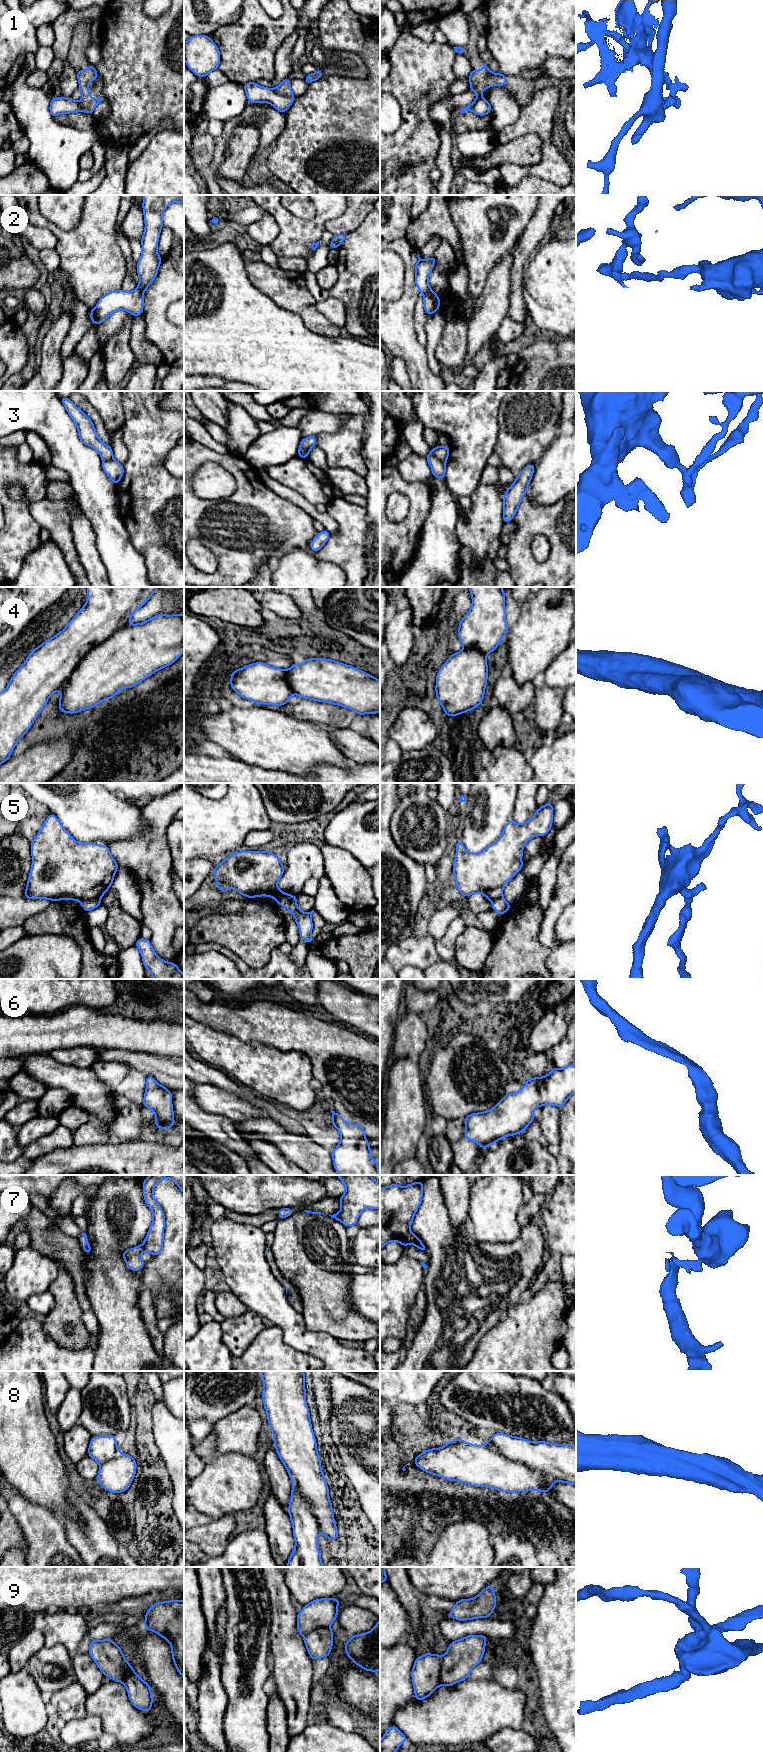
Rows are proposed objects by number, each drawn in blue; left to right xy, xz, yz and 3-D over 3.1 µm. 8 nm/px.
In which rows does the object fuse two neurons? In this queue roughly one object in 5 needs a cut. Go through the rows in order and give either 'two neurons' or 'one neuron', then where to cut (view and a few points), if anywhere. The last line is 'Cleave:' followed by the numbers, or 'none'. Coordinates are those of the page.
1: two neurons; cut in xz along (273, 89), (293, 99)
2: two neurons; cut in yz along (430, 288), (424, 295)
3: two neurons; cut in yz along (431, 451), (444, 462)
4: one neuron; no cut
5: two neurons; cut in xy along (99, 898), (81, 902)
6: one neuron; no cut
7: two neurons; cut in xy along (142, 1245), (144, 1250)
8: one neuron; no cut
9: one neuron; no cut
Cleave: 1, 2, 3, 5, 7

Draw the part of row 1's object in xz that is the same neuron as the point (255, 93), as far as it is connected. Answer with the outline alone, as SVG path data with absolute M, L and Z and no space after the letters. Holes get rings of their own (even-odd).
M248 82L243 85L249 102L269 103L279 112L284 112L292 105L294 99L277 93L273 88L262 87L257 82Z

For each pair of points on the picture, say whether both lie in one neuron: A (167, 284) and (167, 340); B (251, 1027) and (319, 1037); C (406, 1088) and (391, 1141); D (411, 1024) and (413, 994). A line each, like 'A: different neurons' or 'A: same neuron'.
A: same neuron
B: same neuron
C: same neuron
D: different neurons

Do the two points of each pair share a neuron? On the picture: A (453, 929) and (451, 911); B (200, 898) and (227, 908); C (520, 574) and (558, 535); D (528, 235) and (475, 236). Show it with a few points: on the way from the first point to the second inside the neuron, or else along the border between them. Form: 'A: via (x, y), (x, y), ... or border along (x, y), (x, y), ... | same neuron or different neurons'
A: border along (459, 917), (449, 924), (446, 931), (439, 938) | different neurons
B: border along (241, 899), (225, 900), (214, 907), (195, 910) | different neurons
C: via (534, 572), (541, 572), (558, 555), (558, 549) | same neuron
D: border along (533, 215), (517, 241) | different neurons

